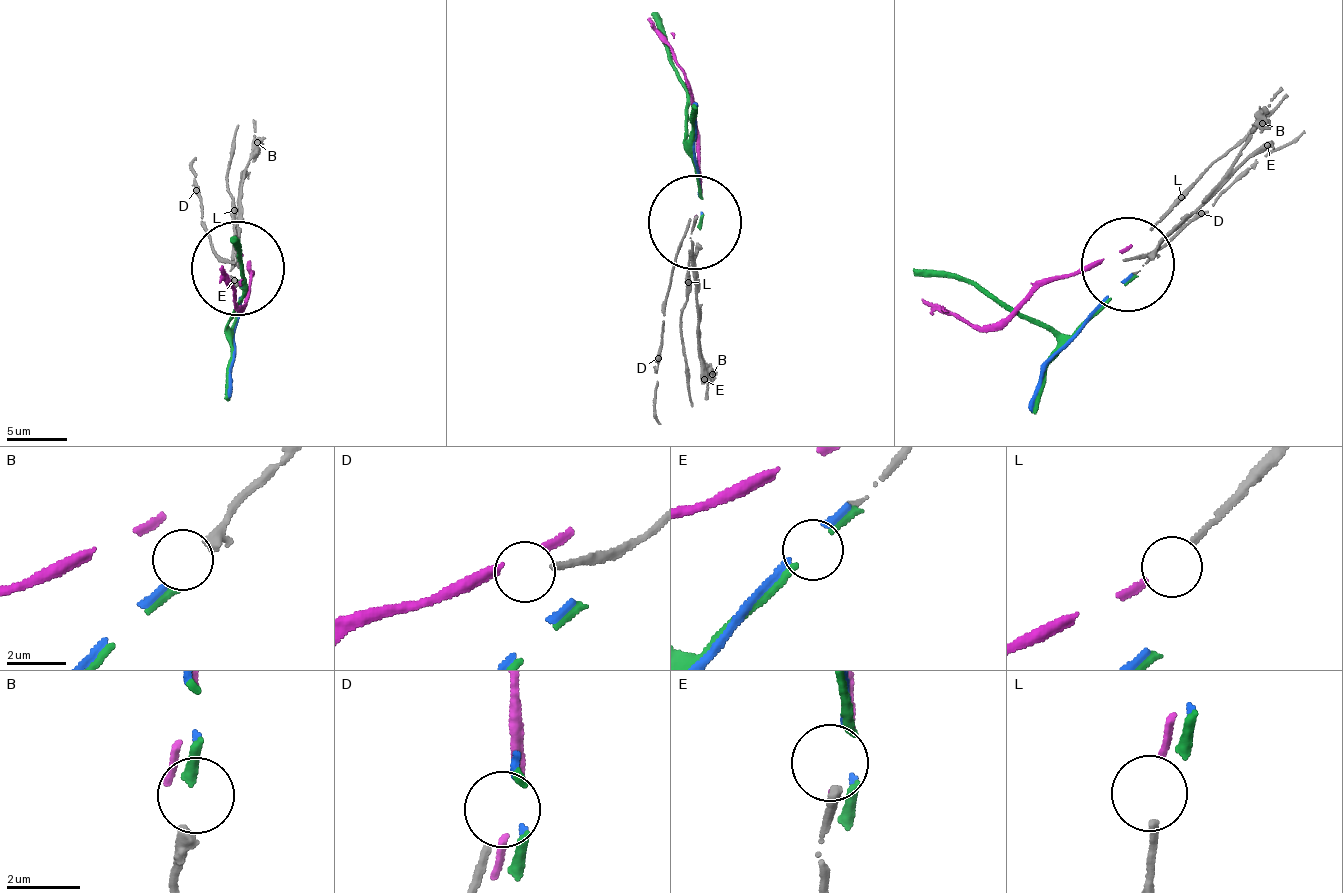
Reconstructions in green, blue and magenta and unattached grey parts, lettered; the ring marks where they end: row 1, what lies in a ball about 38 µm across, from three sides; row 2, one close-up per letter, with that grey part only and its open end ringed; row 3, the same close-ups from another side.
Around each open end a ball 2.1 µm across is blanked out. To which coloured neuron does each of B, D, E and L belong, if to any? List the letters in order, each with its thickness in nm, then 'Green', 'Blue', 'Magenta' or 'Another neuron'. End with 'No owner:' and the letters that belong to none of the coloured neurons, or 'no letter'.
B: Thickness 400 nm. Blue
D: Thickness 200 nm. Another neuron
E: Thickness 300 nm. Another neuron
L: Thickness 180 nm. Magenta
No owner: D, E

